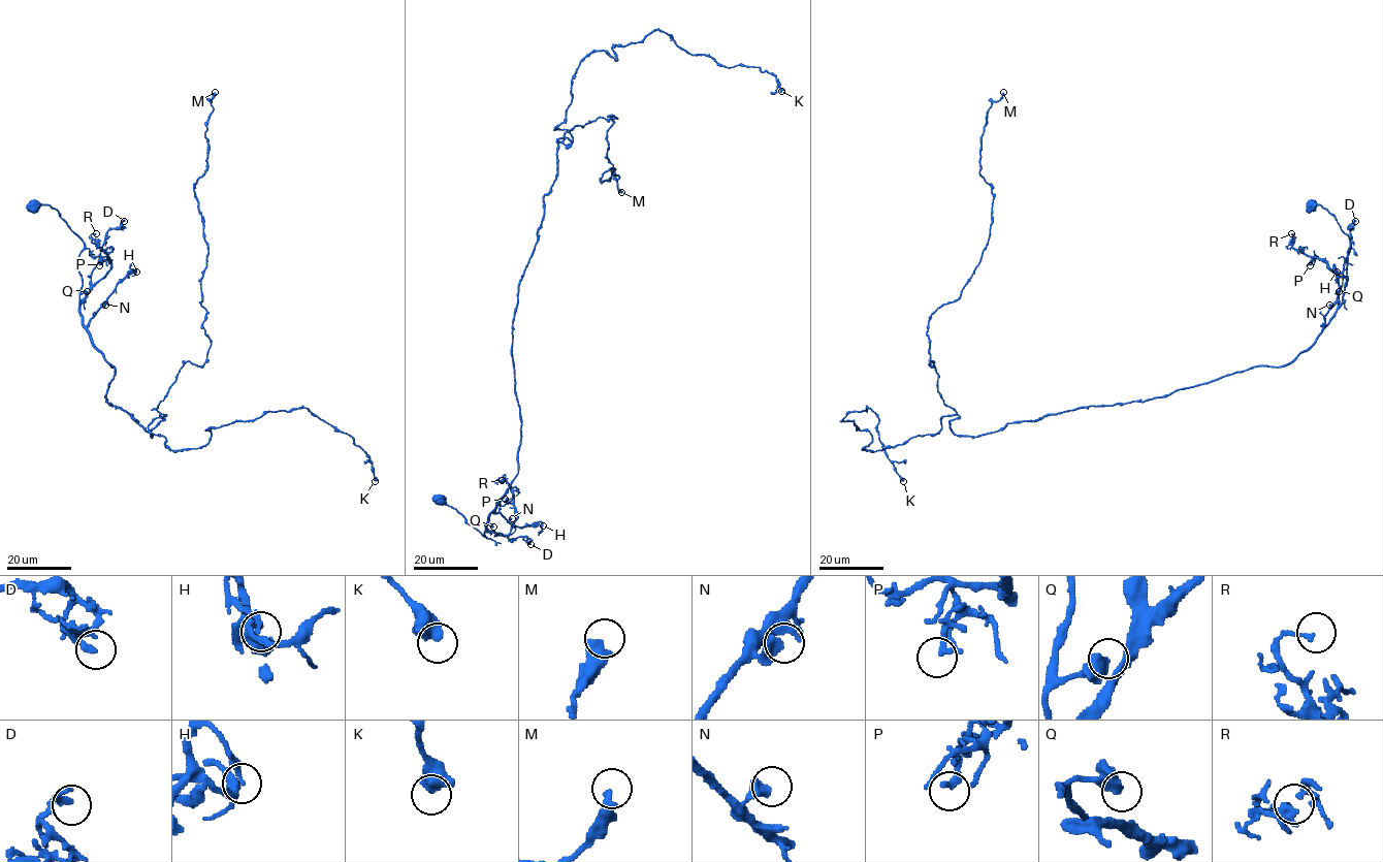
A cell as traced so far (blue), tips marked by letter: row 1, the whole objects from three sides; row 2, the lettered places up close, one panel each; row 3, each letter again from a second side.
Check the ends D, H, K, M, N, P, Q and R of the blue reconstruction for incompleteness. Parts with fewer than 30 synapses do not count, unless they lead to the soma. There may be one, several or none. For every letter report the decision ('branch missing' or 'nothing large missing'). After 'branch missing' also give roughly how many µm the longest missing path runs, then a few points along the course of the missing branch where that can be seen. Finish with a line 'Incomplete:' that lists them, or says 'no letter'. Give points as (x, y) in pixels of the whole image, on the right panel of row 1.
D: nothing large missing
H: nothing large missing
K: nothing large missing
M: nothing large missing
N: nothing large missing
P: nothing large missing
Q: nothing large missing
R: nothing large missing
Incomplete: no letter

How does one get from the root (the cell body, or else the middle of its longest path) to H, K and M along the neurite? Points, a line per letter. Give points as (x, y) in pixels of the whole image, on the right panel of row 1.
H: (1310, 205), (1327, 210), (1350, 243), (1339, 308), (1324, 326), (1324, 316), (1339, 291), (1332, 265), (1337, 272)
K: (1310, 205), (1350, 251), (1287, 364), (877, 451), (847, 414), (876, 414), (903, 481)
M: (1310, 205), (1350, 251), (1336, 315), (1285, 365), (956, 435), (927, 326), (989, 238), (981, 137), (1003, 92)

